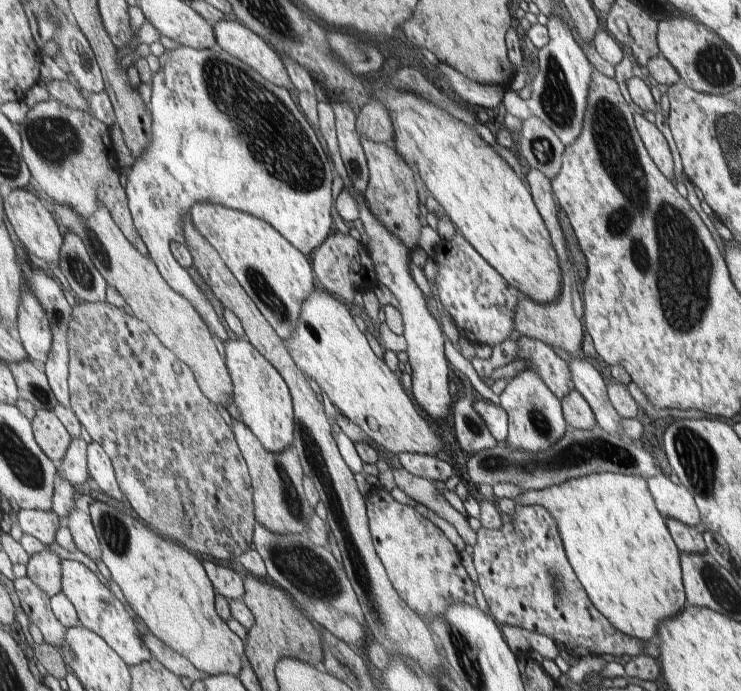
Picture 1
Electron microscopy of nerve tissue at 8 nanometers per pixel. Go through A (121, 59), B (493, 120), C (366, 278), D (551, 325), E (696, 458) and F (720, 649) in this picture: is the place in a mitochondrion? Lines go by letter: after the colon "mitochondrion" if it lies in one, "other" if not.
A: other
B: other
C: other
D: mitochondrion
E: mitochondrion
F: other

